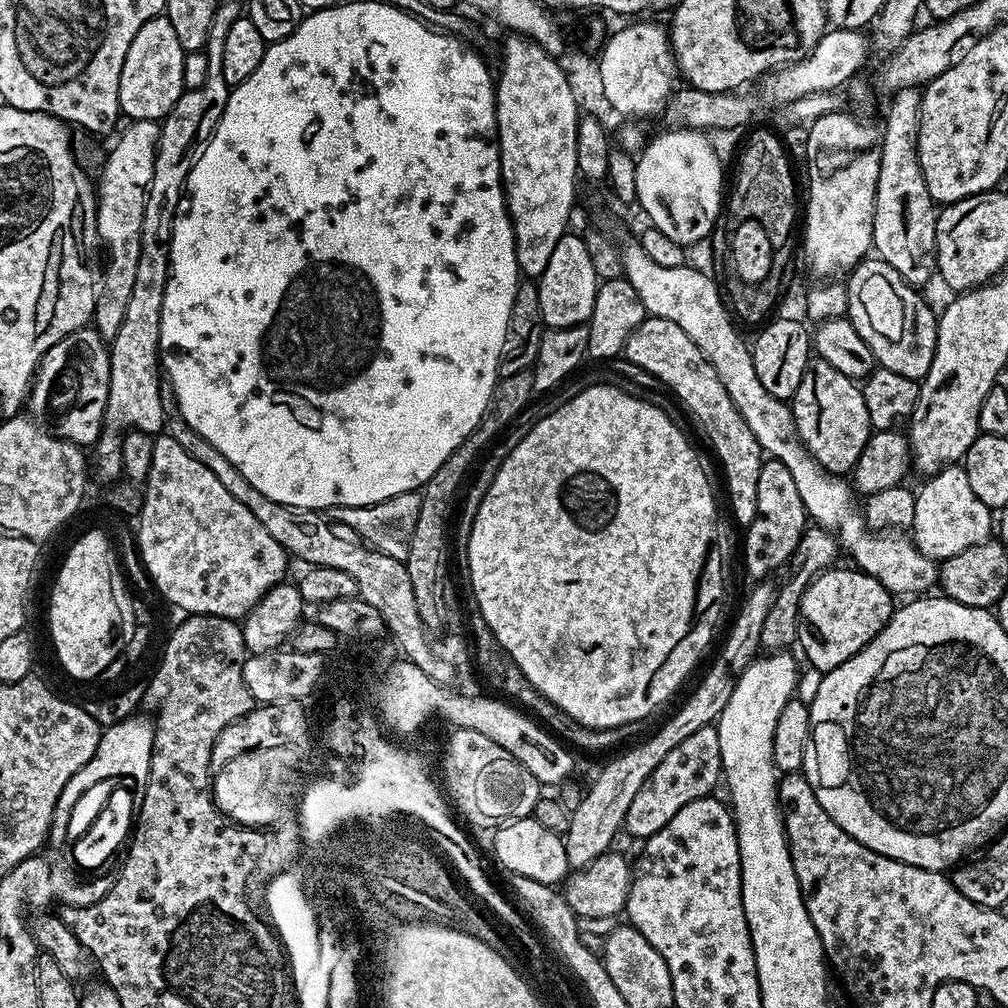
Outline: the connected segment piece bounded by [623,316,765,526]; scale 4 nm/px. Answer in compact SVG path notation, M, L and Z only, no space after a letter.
M648 316L640 323L638 330L630 334L623 355L628 356L629 365L646 370L665 389L668 387L704 423L708 440L724 467L724 480L728 483L728 500L732 503L733 518L740 526L754 522L758 506L758 470L762 470L765 457L760 451L758 438L754 438L750 426L746 426L714 366L690 338L690 334L686 334L682 326L666 322L666 318Z

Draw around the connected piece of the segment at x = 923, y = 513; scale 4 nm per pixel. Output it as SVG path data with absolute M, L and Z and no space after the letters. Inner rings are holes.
M945 466L931 473L916 492L914 522L910 529L912 541L922 554L943 562L954 554L962 554L970 546L978 546L994 532L994 512L987 508L970 487L970 478L962 466Z

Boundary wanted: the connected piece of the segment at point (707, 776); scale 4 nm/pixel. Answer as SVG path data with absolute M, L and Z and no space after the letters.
M715 727L698 730L698 734L690 734L686 742L674 746L670 754L658 765L658 770L650 774L642 783L630 808L625 814L623 831L634 834L638 838L647 838L658 834L682 806L695 800L702 800L713 795L712 792L722 780L722 746L718 746L718 734Z

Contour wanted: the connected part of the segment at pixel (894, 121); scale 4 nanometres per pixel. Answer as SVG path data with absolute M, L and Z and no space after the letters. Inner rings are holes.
M919 87L899 88L891 93L888 113L882 123L880 169L872 223L872 246L879 259L889 263L913 286L928 284L937 275L935 224L938 205L932 199L918 156L920 125Z

